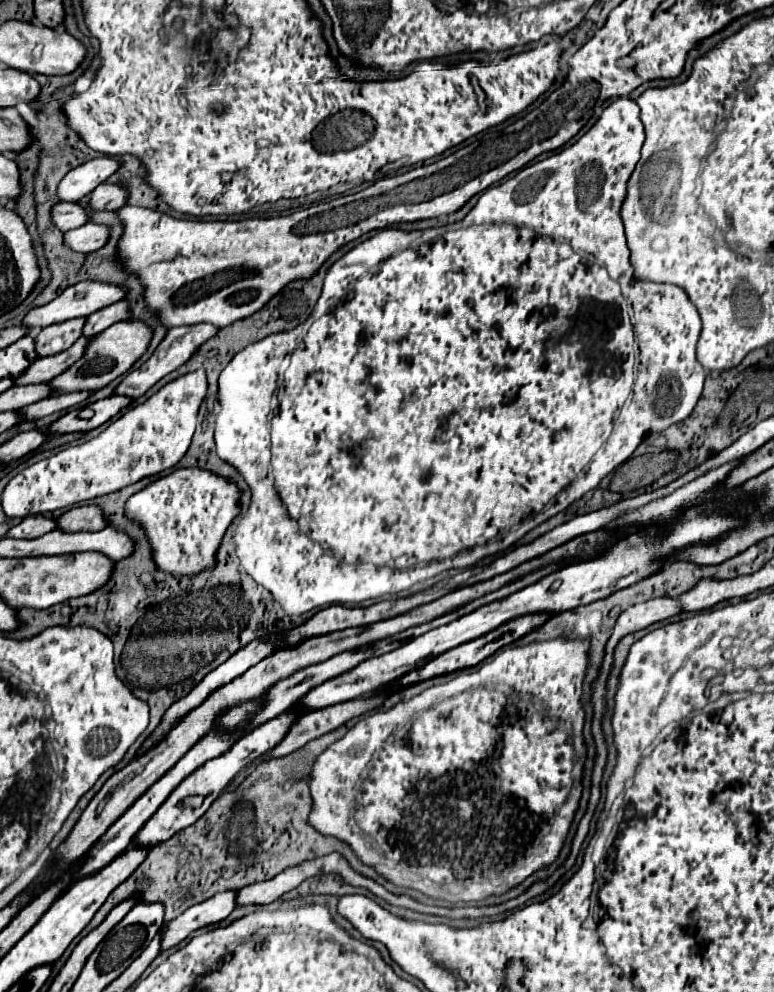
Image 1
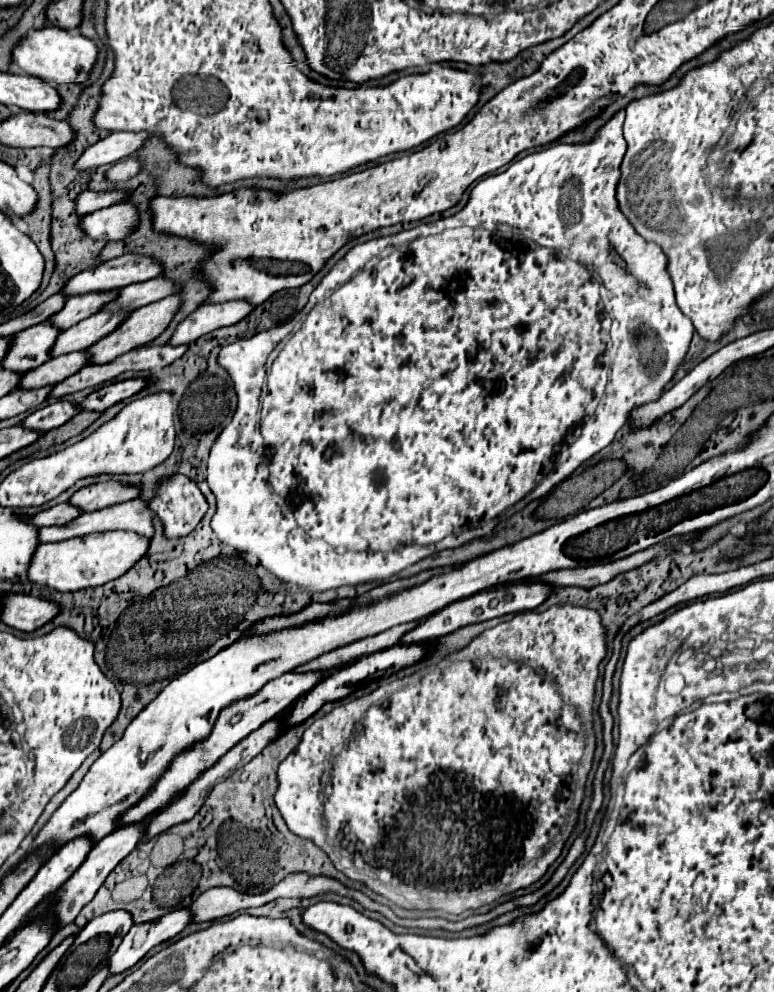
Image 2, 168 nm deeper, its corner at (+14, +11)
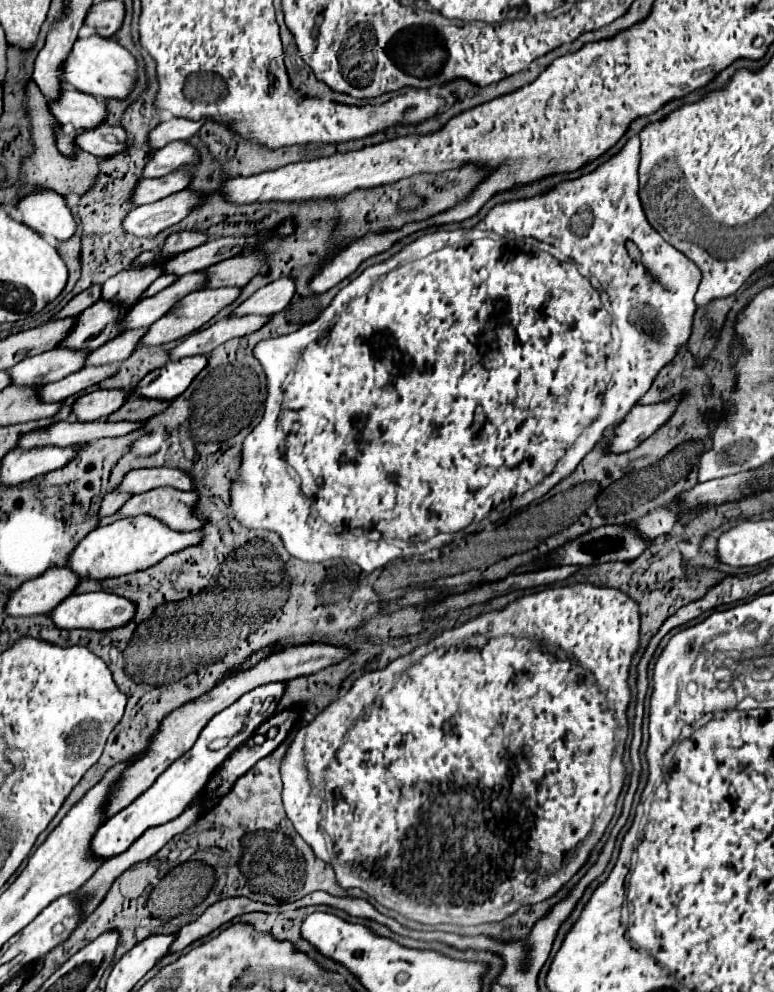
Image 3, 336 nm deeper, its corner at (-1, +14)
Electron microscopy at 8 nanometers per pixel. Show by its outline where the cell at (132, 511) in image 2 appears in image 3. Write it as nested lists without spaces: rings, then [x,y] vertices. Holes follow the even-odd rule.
[[[155,488],[143,494],[135,494],[115,516],[105,516],[99,526],[111,524],[119,518],[149,514],[163,520],[171,530],[191,532],[199,530],[203,518],[199,518],[193,510],[199,502],[197,492],[183,492],[175,488]]]

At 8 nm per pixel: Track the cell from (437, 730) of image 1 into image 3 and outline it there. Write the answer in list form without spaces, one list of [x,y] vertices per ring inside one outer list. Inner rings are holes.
[[[575,582],[521,596],[501,610],[481,614],[463,626],[441,632],[381,670],[363,672],[347,692],[323,708],[309,724],[301,726],[289,744],[281,762],[283,806],[287,818],[293,822],[299,836],[313,848],[315,856],[335,870],[337,882],[345,890],[359,888],[385,908],[419,924],[479,926],[485,922],[501,922],[519,910],[519,906],[525,906],[525,902],[529,906],[555,896],[585,866],[589,852],[615,814],[615,802],[626,776],[623,748],[629,733],[627,706],[632,700],[627,678],[631,660],[639,650],[639,626],[639,604],[631,596],[617,588]]]

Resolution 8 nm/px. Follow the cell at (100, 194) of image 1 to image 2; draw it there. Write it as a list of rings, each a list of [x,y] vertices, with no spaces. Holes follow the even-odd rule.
[[[126,159],[126,161],[118,161],[112,169],[106,171],[106,181],[110,183],[122,183],[132,179],[140,169],[140,163],[136,159]]]

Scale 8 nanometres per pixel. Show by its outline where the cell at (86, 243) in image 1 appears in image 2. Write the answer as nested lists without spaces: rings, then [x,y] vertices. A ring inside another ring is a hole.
[[[118,203],[80,217],[80,229],[90,239],[116,241],[124,239],[128,231],[136,227],[136,221],[138,221],[136,209],[128,203]]]

